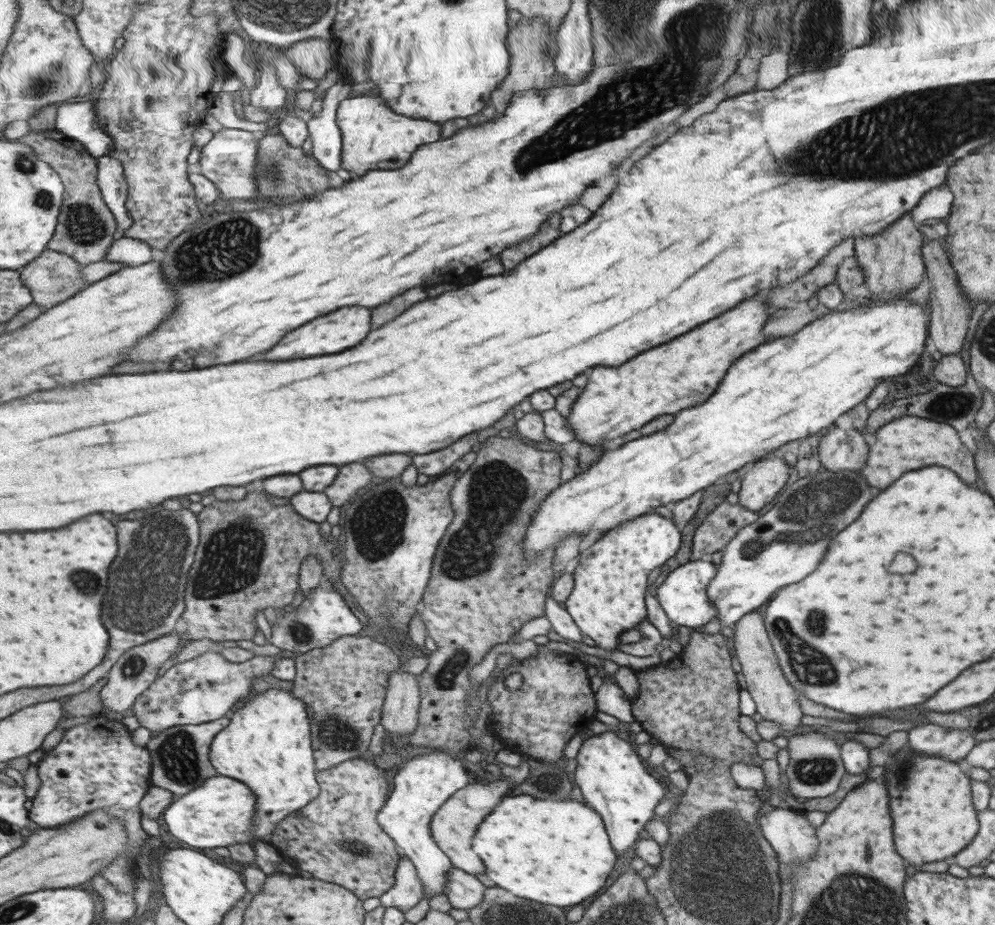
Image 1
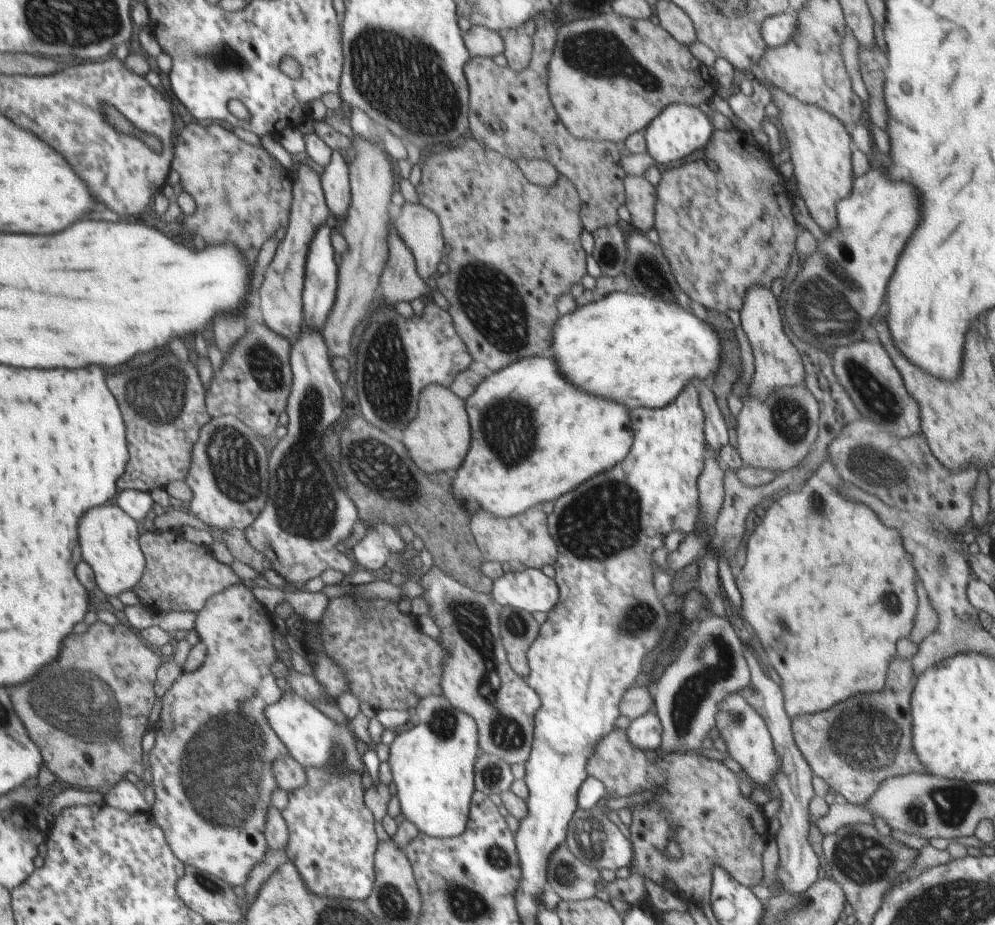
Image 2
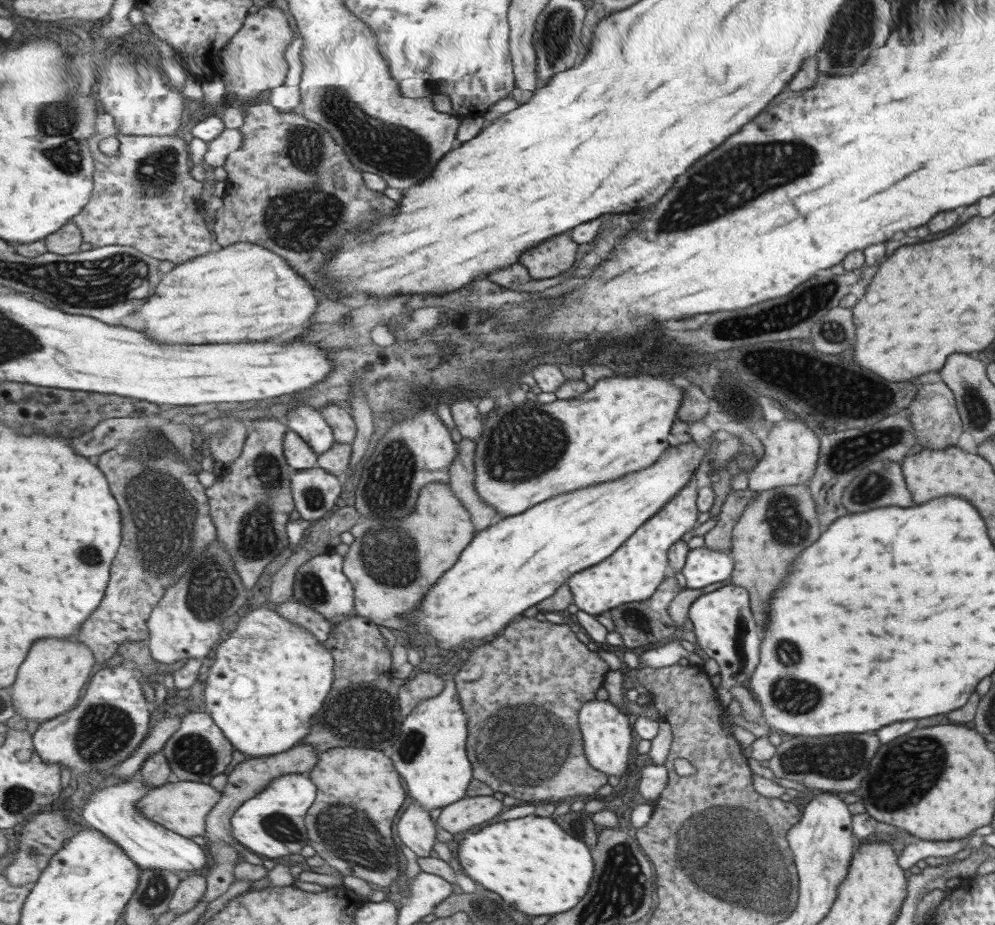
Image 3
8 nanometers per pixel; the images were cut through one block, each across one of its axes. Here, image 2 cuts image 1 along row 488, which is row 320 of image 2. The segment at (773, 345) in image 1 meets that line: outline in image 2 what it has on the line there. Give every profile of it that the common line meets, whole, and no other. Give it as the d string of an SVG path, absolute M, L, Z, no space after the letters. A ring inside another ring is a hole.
M629 291L622 293L609 293L601 298L601 300L592 301L587 304L578 304L571 312L560 316L555 323L552 324L552 331L550 332L550 356L556 361L556 367L560 369L560 374L566 381L575 384L575 388L579 388L585 394L591 394L603 400L617 402L617 404L631 408L648 408L658 409L664 407L666 404L672 402L677 395L683 391L685 384L689 383L692 378L698 380L710 379L713 374L717 372L719 366L719 357L721 352L720 340L711 328L710 325L704 321L699 320L694 314L688 313L683 307L677 303L667 303L665 301L654 299L653 297L646 297L642 294L630 294Z

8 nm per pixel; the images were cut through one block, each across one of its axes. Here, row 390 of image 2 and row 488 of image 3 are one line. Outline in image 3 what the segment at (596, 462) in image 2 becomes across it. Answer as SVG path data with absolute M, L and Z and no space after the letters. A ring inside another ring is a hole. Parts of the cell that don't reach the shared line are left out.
M636 373L633 376L626 374L601 378L587 392L571 400L555 400L551 404L510 402L499 406L487 413L485 431L481 431L475 442L475 491L480 500L495 509L497 518L505 518L521 514L559 494L599 482L611 482L629 472L643 470L655 463L659 454L667 448L665 438L676 419L681 399L681 388L663 378Z

